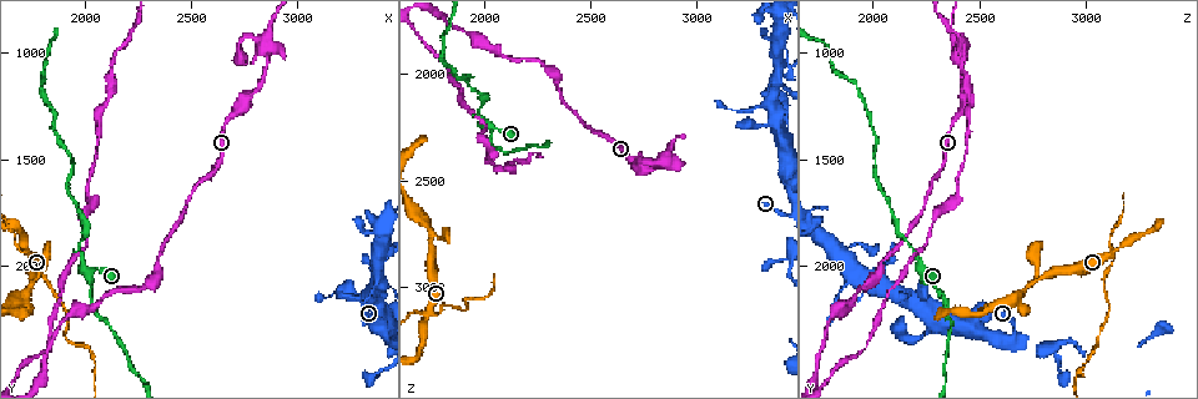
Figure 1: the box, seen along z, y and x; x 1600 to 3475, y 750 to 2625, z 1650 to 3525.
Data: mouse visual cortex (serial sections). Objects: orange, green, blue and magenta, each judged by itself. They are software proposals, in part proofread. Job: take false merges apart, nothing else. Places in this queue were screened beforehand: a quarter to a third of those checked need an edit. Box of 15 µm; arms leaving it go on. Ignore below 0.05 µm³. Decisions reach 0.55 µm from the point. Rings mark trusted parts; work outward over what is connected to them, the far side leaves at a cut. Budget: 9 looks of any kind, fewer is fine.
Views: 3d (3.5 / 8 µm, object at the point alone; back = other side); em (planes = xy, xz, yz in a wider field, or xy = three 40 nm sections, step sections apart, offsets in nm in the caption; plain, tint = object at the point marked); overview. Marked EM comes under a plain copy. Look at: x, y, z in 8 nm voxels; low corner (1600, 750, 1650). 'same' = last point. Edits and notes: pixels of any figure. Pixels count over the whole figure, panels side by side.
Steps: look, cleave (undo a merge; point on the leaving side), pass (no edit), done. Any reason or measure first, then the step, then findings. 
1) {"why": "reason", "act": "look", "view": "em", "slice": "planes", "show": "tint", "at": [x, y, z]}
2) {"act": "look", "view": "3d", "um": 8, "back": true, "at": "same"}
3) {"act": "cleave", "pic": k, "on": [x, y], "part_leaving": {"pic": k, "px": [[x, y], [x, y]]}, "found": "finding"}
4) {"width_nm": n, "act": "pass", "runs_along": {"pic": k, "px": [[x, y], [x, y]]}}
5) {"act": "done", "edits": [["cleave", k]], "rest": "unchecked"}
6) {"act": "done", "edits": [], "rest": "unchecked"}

{"why": "thick turns thin", "act": "look", "view": "3d", "um": 3.5, "at": [2280, 2110, 1970]}

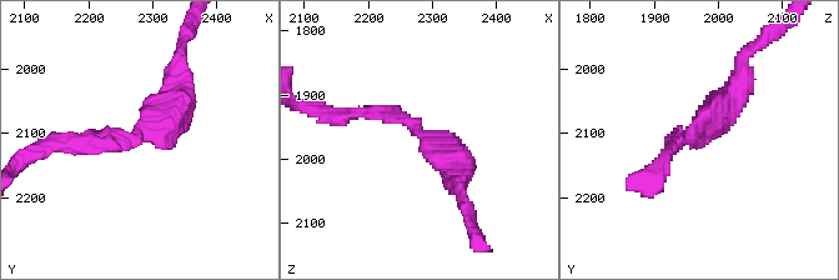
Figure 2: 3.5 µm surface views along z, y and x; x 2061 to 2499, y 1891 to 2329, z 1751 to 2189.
{"arm_widths_nm": [200, 350], "act": "look", "view": "em", "slice": "planes", "show": "tint", "at": [2285, 2100, 1965]}

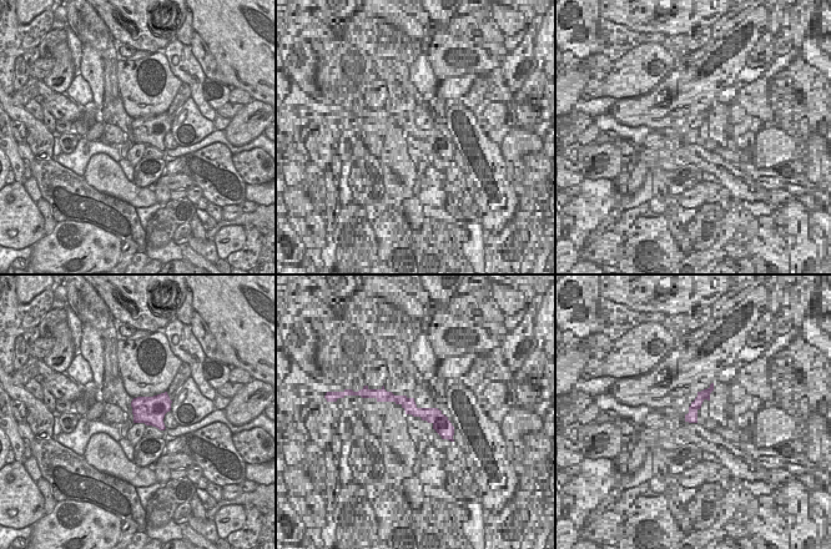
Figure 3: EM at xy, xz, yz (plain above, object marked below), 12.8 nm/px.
{"why": "cut it another way", "act": "look", "view": "em", "slice": "xy", "step": 1, "show": "tint", "at": "same"}

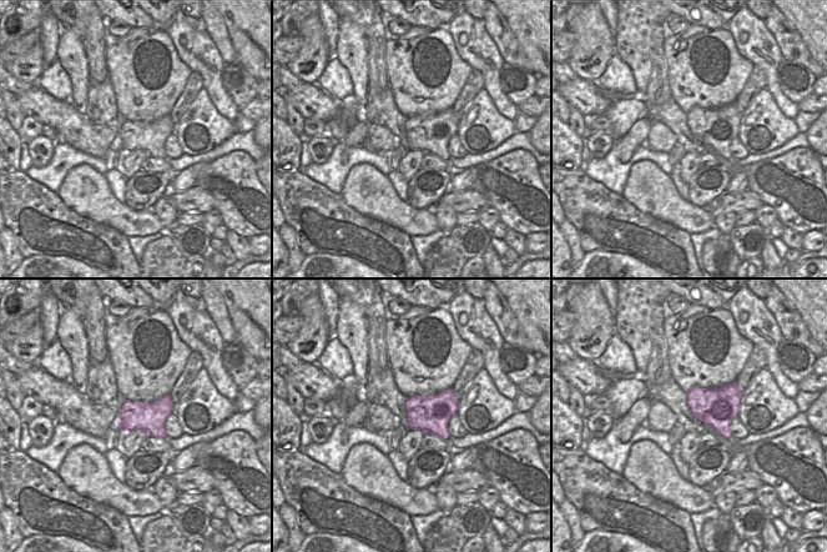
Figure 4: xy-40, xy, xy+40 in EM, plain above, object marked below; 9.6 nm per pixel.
{"act": "pass", "runs_along": {"pic": 2, "px": [[455, 183], [405, 119], [347, 115]]}, "found": "one cell here"}

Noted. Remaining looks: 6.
{"why": "abrupt turn", "act": "look", "view": "3d", "um": 3.5, "at": [1770, 2080, 2770]}

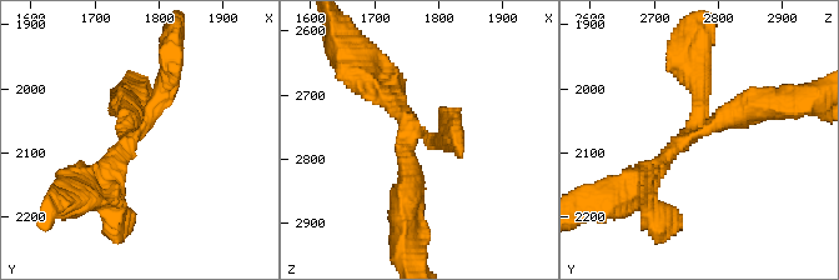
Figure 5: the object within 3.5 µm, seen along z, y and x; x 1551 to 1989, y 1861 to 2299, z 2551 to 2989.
{"act": "look", "view": "em", "slice": "xy", "step": 3, "show": "tint", "at": [1760, 2075, 2765]}

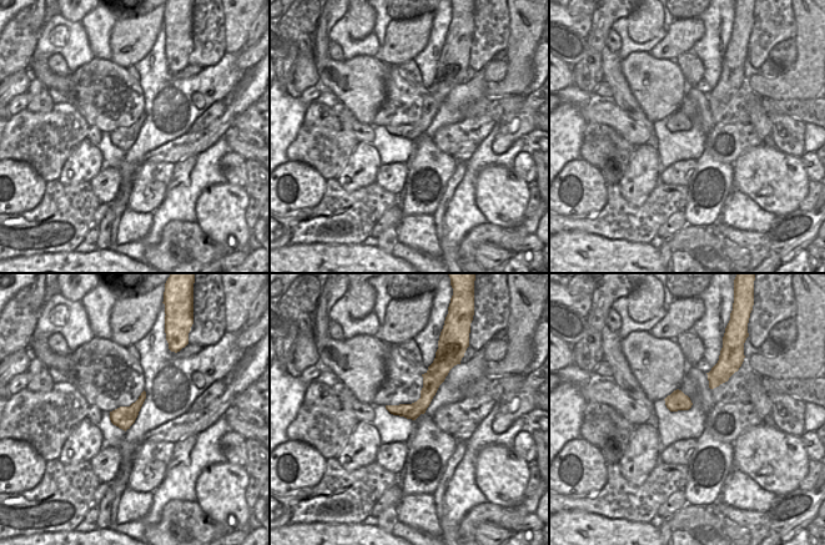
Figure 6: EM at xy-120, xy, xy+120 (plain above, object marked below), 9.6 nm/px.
{"arms": 3, "act": "pass", "runs_along": {"pic": 5, "px": [[764, 104], [684, 139], [639, 181]]}, "found": "all the same cell"}

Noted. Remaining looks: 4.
{"why": "side arm on a straight run", "act": "look", "view": "3d", "um": 3.5, "at": [2010, 2040, 2240]}

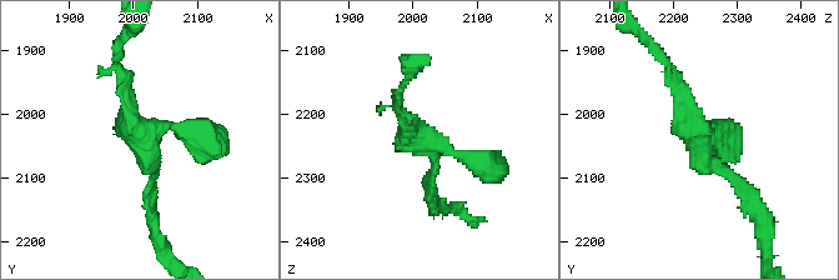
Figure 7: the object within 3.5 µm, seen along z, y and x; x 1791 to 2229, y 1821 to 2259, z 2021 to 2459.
{"arms": 3, "arm_widths_nm": [150, 150, 250], "act": "look", "view": "em", "slice": "xy", "step": 5, "show": "tint", "at": [2005, 2025, 2230]}

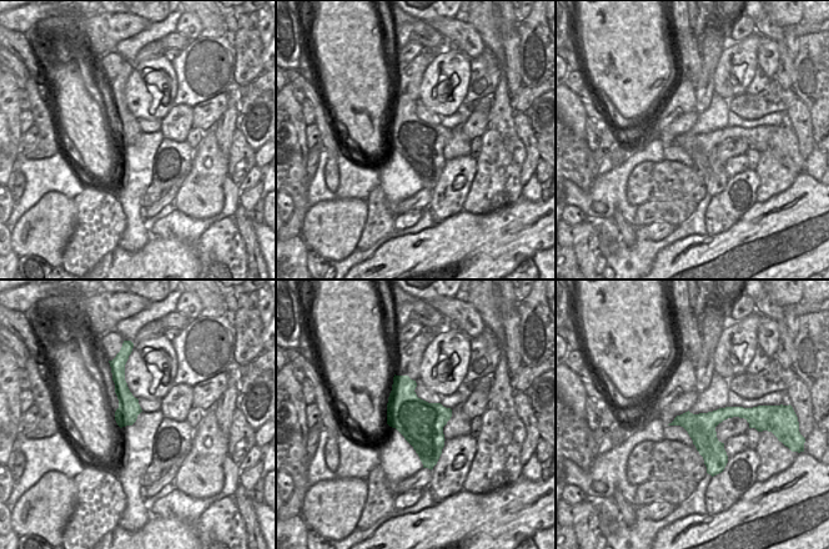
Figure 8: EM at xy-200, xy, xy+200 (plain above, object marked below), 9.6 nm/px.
{"act": "pass", "runs_along": {"pic": 7, "px": [[209, 141], [136, 130], [117, 56]]}, "found": "one cell here"}

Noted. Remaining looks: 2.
{"why": "side arm on a straight run", "act": "look", "view": "3d", "um": 3.5, "at": [2870, 970, 2400]}

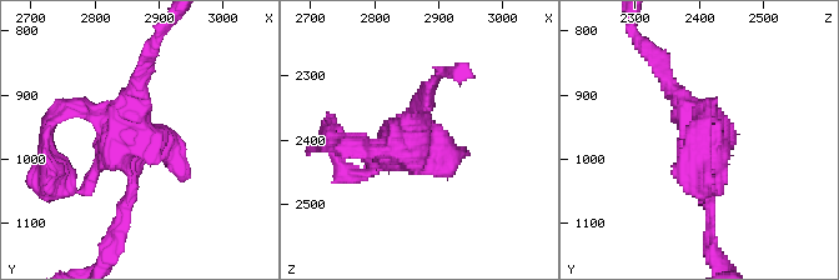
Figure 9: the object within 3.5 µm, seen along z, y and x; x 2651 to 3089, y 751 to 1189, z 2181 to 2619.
{"act": "pass", "runs_along": {"pic": 9, "px": [[120, 228], [131, 135], [63, 108]]}, "found": "continuous, no second cell"}

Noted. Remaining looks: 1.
{"act": "done", "edits": [], "rest": "unchecked"}

